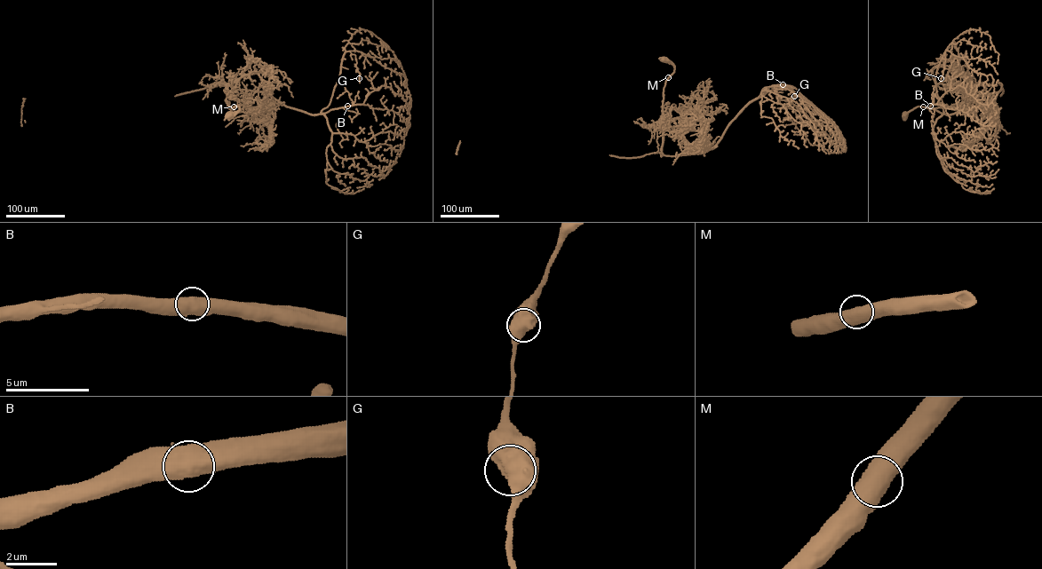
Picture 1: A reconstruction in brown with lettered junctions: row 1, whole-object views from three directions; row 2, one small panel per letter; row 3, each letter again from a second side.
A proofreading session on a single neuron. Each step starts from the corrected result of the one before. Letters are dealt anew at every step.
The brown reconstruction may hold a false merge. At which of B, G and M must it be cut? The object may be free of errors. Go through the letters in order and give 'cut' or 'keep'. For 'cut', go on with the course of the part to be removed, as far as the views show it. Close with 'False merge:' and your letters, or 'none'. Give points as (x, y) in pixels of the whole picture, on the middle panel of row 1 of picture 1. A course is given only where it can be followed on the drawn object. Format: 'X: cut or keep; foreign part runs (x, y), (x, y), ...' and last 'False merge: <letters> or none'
B: keep
G: keep
M: keep
False merge: none

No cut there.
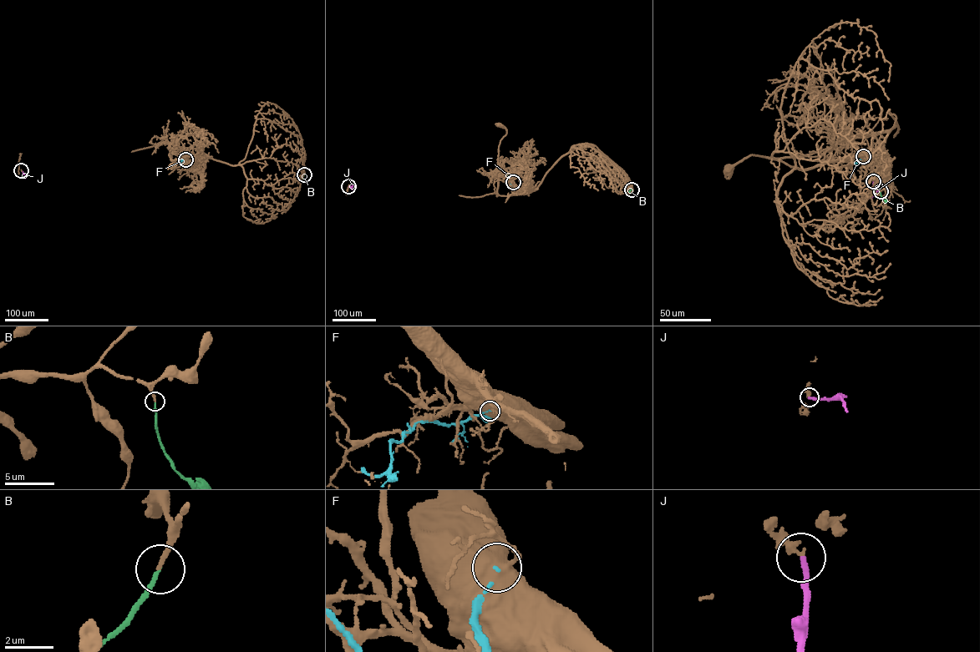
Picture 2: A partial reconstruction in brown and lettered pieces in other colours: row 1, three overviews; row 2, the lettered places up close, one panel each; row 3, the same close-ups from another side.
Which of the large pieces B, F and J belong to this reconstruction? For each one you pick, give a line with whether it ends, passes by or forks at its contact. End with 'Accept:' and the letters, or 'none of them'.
B: it ends there
Accept: B

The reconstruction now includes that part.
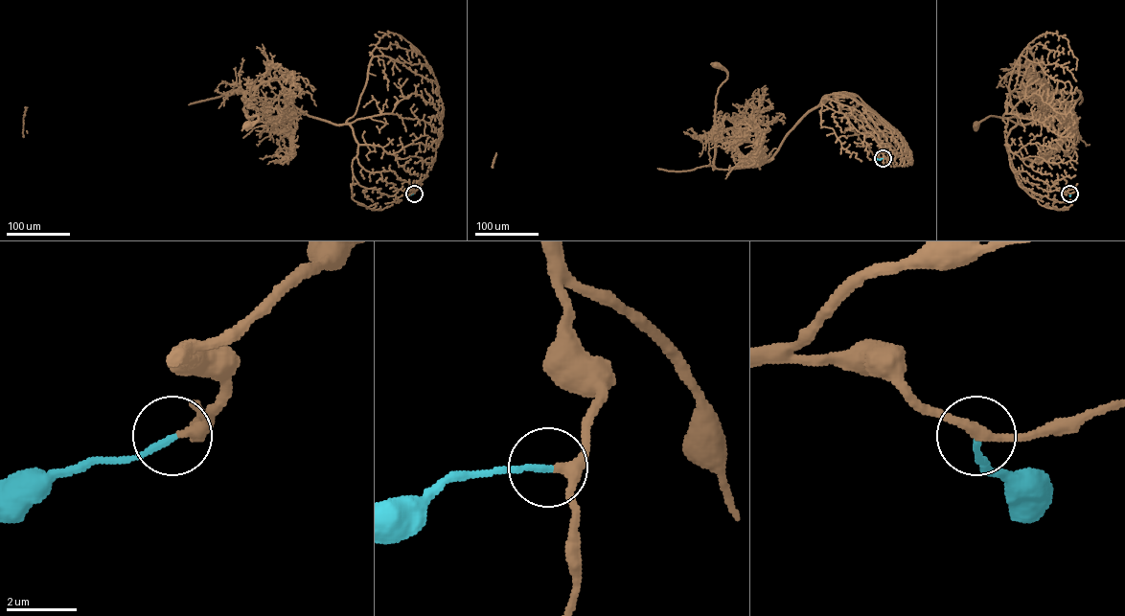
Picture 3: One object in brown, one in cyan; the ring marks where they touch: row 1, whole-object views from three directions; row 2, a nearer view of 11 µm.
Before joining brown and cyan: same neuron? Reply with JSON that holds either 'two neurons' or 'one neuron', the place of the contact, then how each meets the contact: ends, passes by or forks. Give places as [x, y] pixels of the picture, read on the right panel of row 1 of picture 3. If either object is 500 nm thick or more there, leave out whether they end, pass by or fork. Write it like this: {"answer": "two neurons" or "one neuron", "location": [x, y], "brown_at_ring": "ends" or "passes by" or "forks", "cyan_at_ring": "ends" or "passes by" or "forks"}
{"answer": "one neuron", "location": [1069, 193], "brown_at_ring": "passes by", "cyan_at_ring": "ends"}

